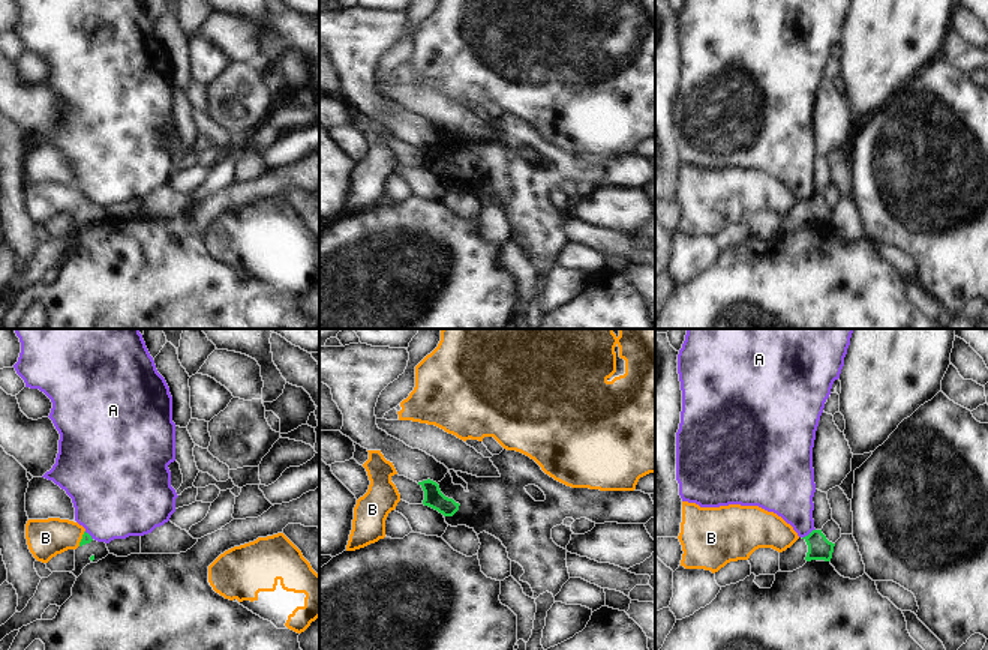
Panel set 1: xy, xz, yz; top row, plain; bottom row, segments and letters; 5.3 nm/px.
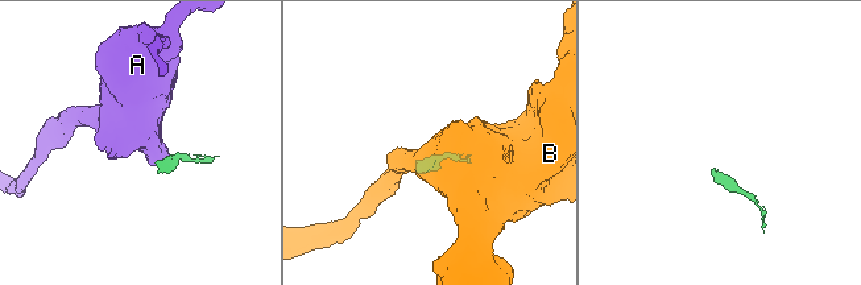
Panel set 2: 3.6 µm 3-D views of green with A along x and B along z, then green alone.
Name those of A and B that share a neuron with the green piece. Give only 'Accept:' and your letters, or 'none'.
Accept: B

